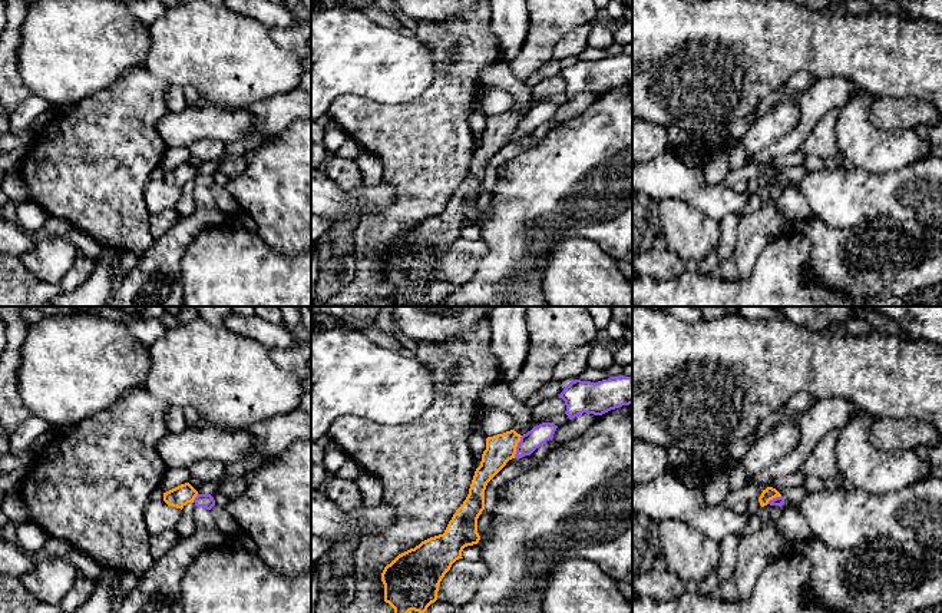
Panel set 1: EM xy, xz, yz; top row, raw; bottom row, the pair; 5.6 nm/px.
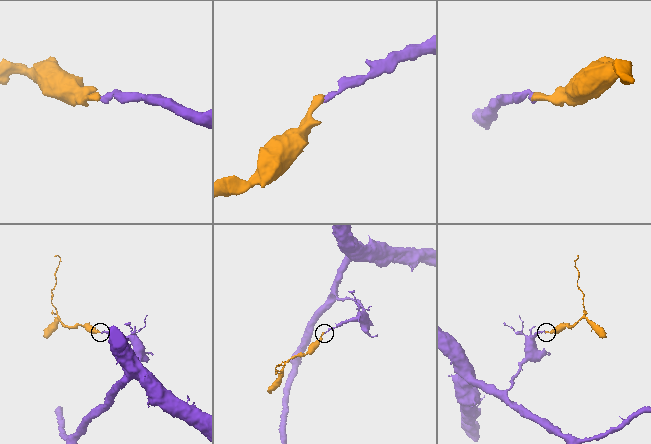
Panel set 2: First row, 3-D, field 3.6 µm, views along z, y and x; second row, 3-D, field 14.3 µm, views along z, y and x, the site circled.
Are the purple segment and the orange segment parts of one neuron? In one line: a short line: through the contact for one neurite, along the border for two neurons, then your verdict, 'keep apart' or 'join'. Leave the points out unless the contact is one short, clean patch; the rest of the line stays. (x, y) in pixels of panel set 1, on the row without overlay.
line xz (522, 115), (514, 136); keep apart

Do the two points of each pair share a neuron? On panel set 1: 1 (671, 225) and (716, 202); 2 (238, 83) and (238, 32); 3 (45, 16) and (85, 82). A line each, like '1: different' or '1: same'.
1: different
2: same
3: same

